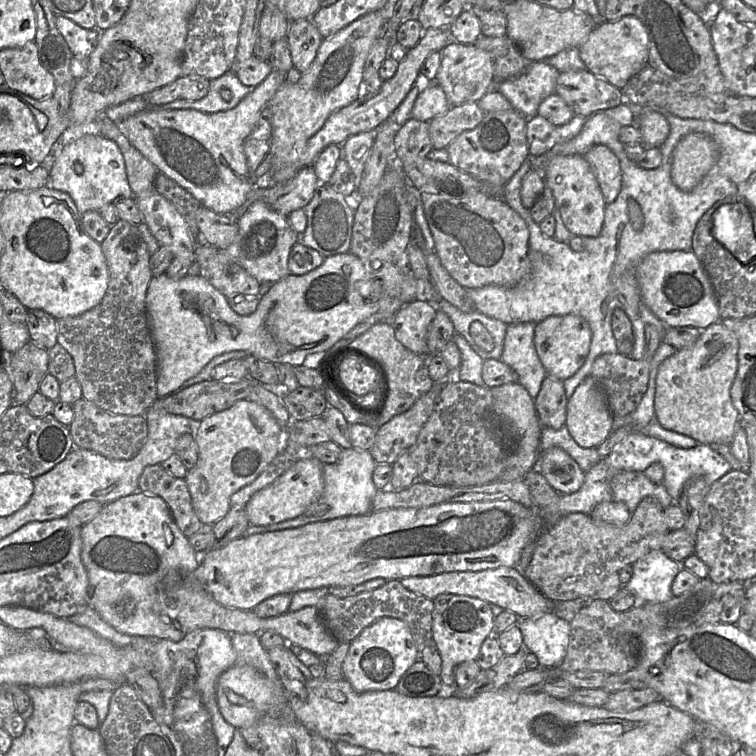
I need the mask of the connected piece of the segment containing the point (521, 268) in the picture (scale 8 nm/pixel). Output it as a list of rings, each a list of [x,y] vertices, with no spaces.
[[[476,189],[459,193],[421,193],[425,217],[434,239],[434,251],[443,267],[462,287],[512,287],[530,271],[530,233],[524,220],[501,197]]]

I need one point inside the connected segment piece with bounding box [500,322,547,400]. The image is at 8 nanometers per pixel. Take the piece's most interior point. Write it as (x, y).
(519, 353)

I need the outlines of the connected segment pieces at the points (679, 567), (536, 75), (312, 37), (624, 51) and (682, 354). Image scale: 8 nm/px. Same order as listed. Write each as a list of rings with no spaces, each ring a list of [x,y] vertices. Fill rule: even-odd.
[[[651,550],[631,567],[632,577],[622,588],[631,592],[640,603],[667,602],[673,598],[672,582],[684,569],[683,563],[670,559],[662,550]]]
[[[546,60],[531,62],[522,74],[498,83],[497,91],[526,119],[537,116],[539,104],[555,94],[559,71]]]
[[[311,19],[292,21],[287,32],[293,67],[305,73],[314,62],[323,37]]]
[[[626,15],[614,21],[601,20],[578,48],[586,70],[623,89],[647,65],[648,35],[637,17]]]
[[[719,320],[705,329],[690,347],[676,350],[661,362],[656,376],[654,399],[655,419],[665,429],[687,435],[700,444],[721,443],[730,445],[736,424],[740,424],[739,412],[732,404],[730,389],[738,367],[739,343],[735,333]]]

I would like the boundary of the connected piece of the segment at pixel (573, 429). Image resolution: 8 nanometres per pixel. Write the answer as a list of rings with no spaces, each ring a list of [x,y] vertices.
[[[585,378],[568,399],[565,426],[583,448],[597,447],[615,429],[604,392],[593,378]]]

